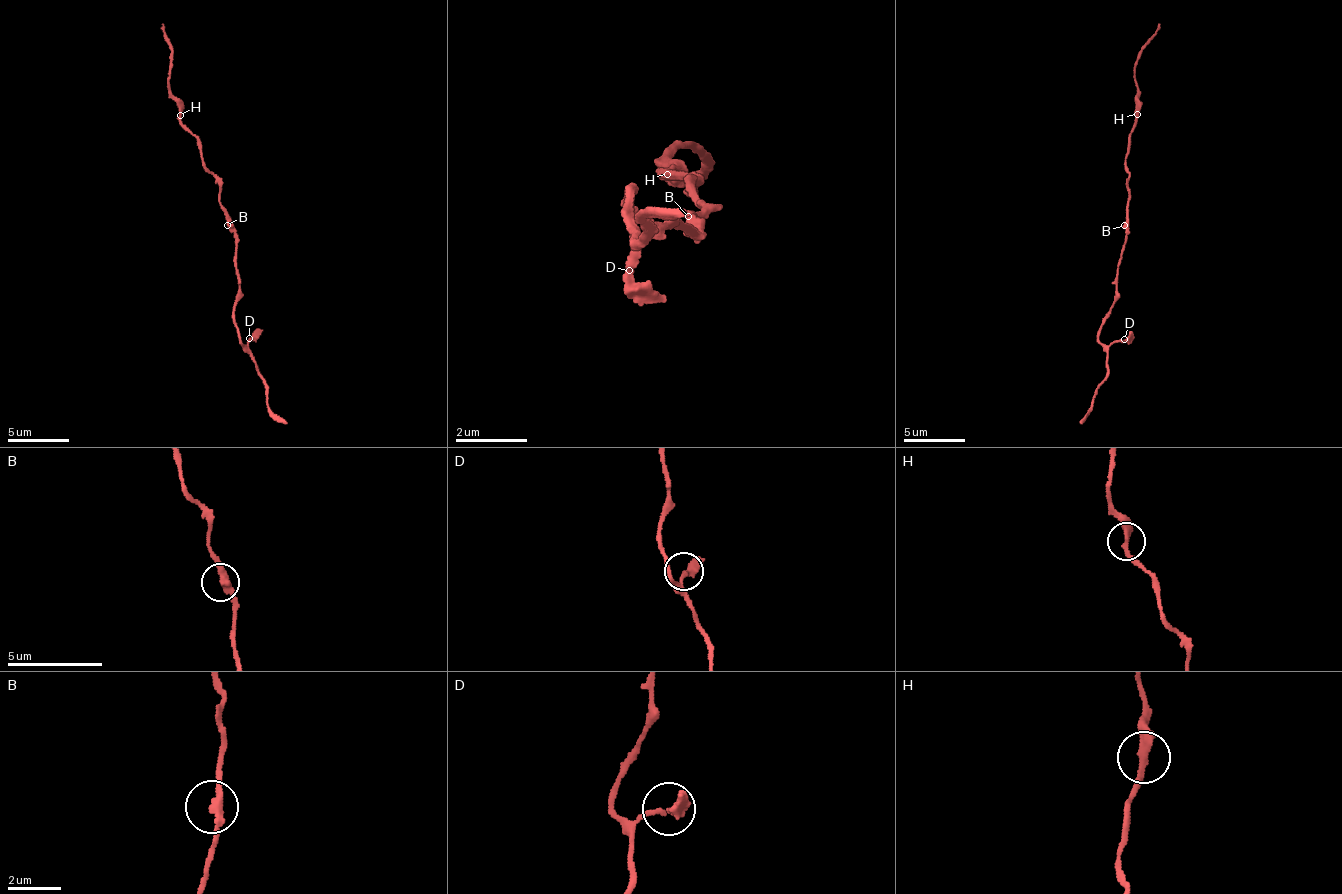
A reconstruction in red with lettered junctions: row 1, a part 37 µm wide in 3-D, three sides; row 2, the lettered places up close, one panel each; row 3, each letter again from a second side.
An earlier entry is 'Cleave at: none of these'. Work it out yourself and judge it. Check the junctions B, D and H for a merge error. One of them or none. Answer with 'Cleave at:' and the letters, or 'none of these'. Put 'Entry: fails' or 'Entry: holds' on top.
Entry: holds
Cleave at: none of these

